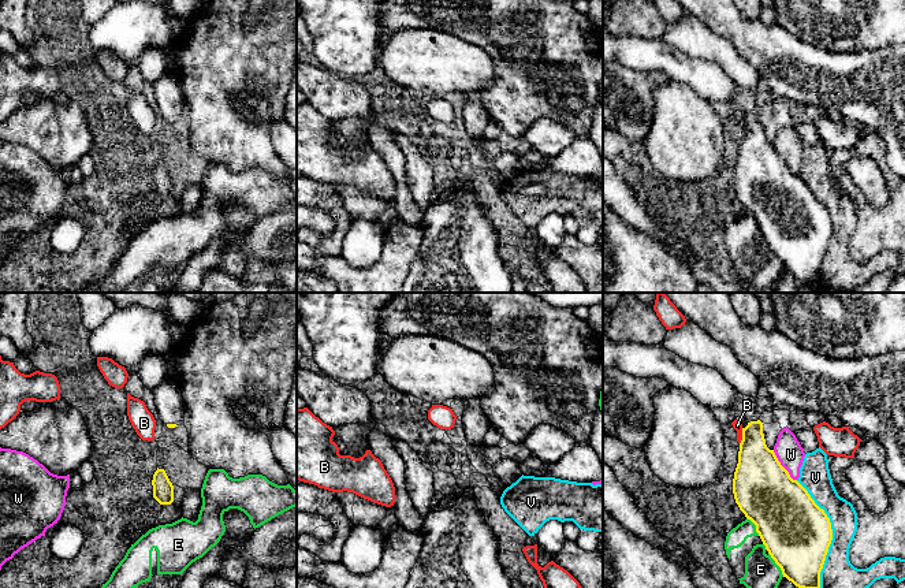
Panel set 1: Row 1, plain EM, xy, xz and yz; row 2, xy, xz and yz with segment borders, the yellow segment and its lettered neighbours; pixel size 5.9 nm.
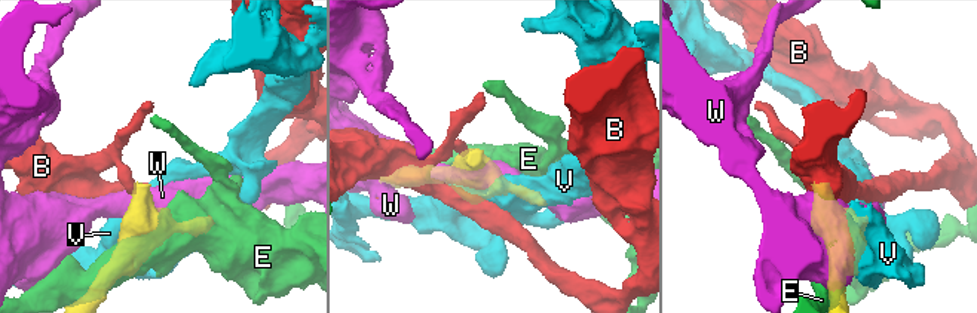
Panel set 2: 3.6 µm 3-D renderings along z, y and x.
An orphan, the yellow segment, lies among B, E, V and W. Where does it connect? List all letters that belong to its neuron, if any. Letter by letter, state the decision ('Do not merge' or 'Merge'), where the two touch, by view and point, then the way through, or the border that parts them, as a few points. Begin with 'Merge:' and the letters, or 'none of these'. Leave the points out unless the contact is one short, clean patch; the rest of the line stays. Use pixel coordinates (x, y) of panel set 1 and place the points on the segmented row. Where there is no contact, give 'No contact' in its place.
Merge: none of these
B: Do not merge. Touches yellow at yz (743, 436). Boundary: yz (743, 428), (740, 443)
E: Do not merge. Touches yellow at yz (777, 564)
V: Do not merge. Touches yellow at yz (831, 533)
W: Do not merge. Touches yellow at yz (782, 466)

